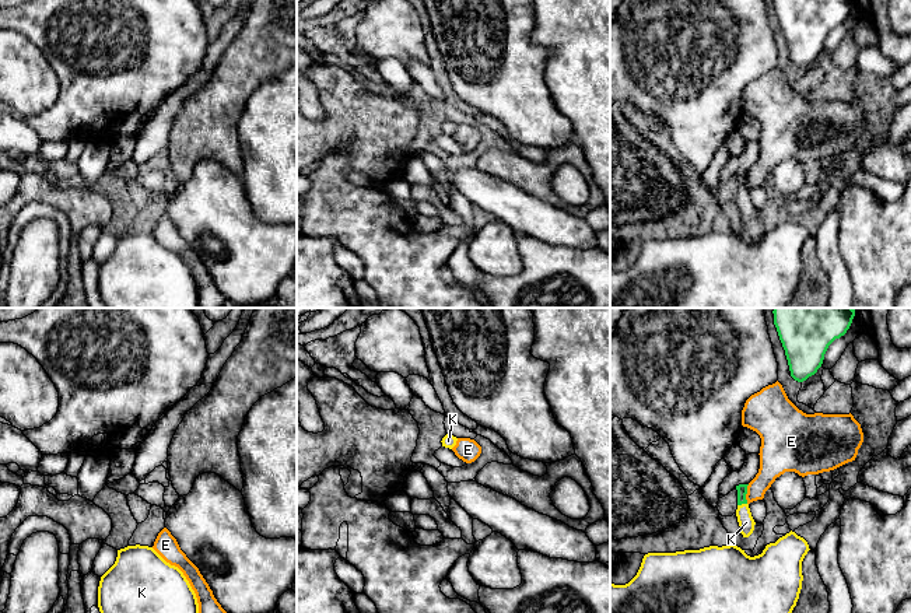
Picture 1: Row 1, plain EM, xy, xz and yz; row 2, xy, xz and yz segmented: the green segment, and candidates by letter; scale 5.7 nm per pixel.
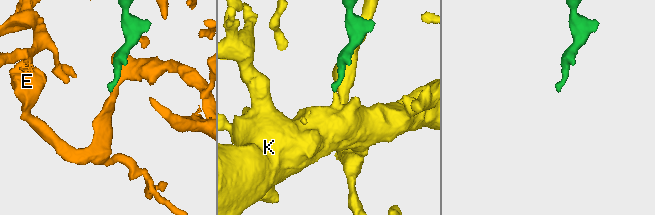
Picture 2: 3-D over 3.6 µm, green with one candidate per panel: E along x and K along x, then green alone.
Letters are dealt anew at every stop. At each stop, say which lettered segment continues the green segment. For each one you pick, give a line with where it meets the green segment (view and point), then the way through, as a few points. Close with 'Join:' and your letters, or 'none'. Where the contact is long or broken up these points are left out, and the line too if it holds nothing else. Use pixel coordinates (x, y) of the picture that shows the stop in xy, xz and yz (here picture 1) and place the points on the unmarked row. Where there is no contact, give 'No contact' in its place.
K: Touches green at yz (742, 189). Path across: yz (742, 175), (742, 189), (746, 209)
Join: K

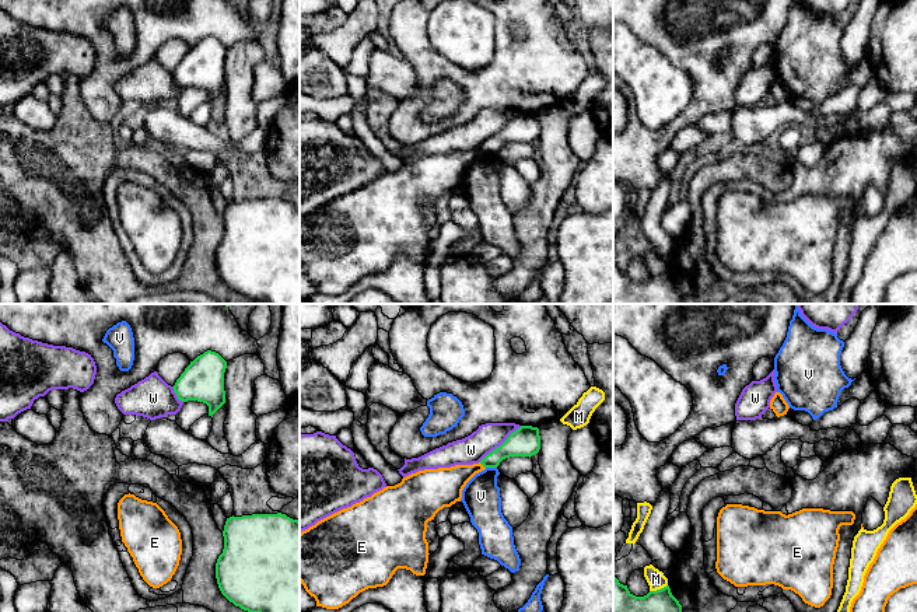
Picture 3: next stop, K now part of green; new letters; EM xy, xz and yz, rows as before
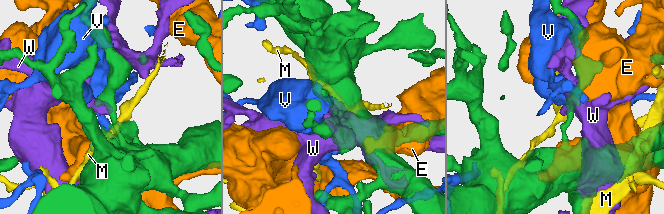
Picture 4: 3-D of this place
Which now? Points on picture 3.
Join: none

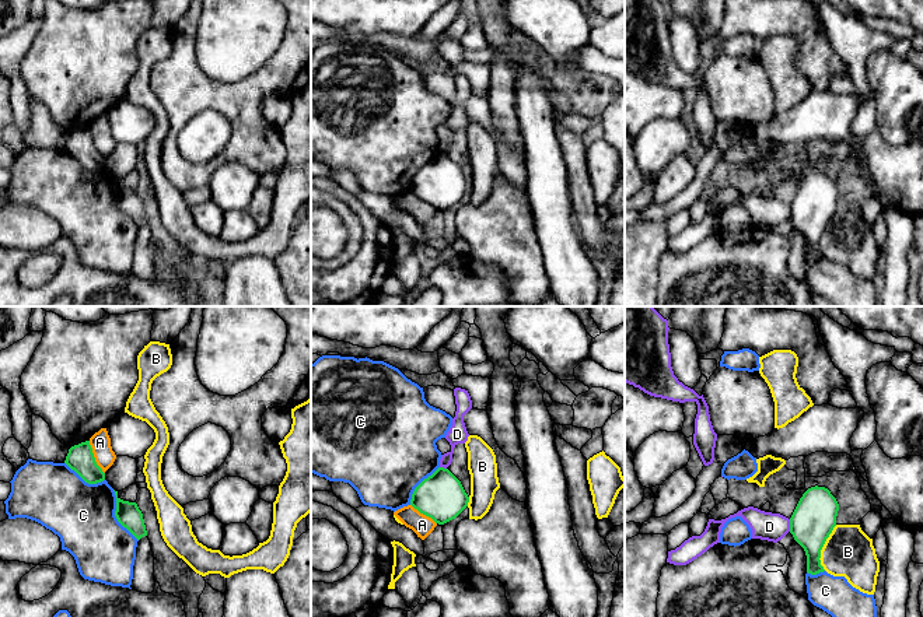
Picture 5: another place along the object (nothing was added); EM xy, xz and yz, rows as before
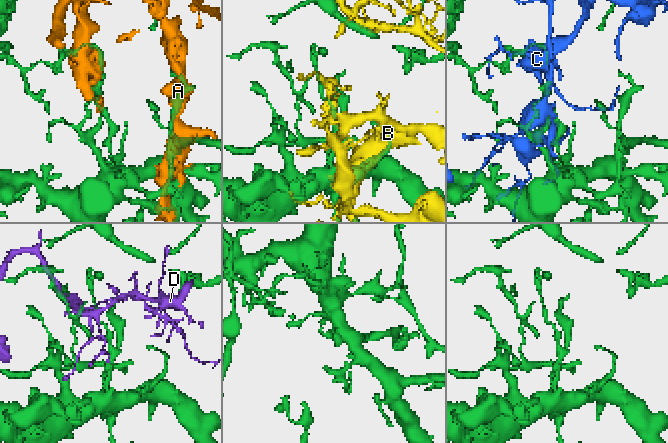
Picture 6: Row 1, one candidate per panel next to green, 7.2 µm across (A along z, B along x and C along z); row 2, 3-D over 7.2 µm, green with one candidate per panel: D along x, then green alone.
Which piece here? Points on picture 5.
Join: none

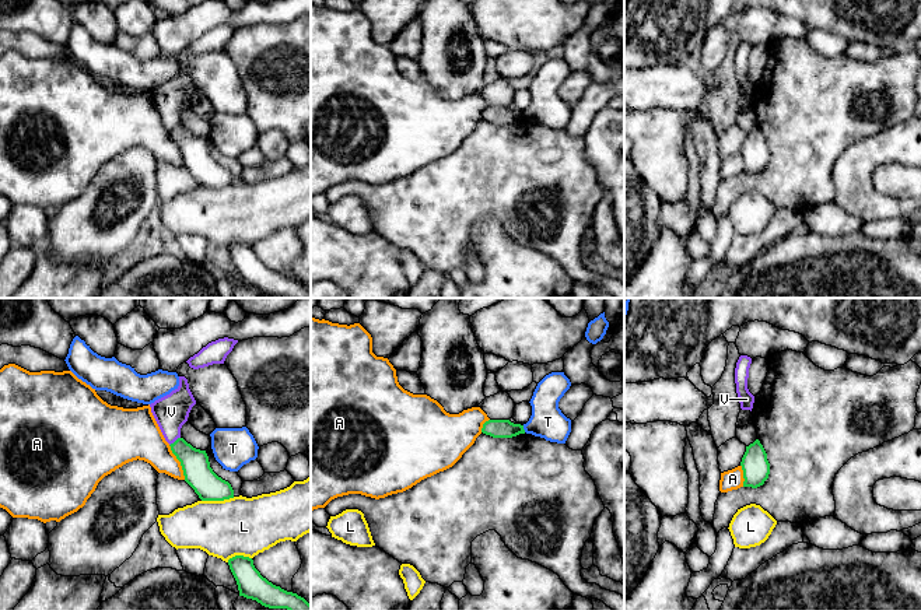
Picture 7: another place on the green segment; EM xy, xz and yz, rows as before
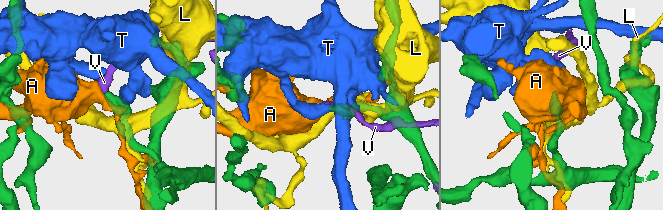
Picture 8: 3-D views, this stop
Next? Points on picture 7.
Join: none

